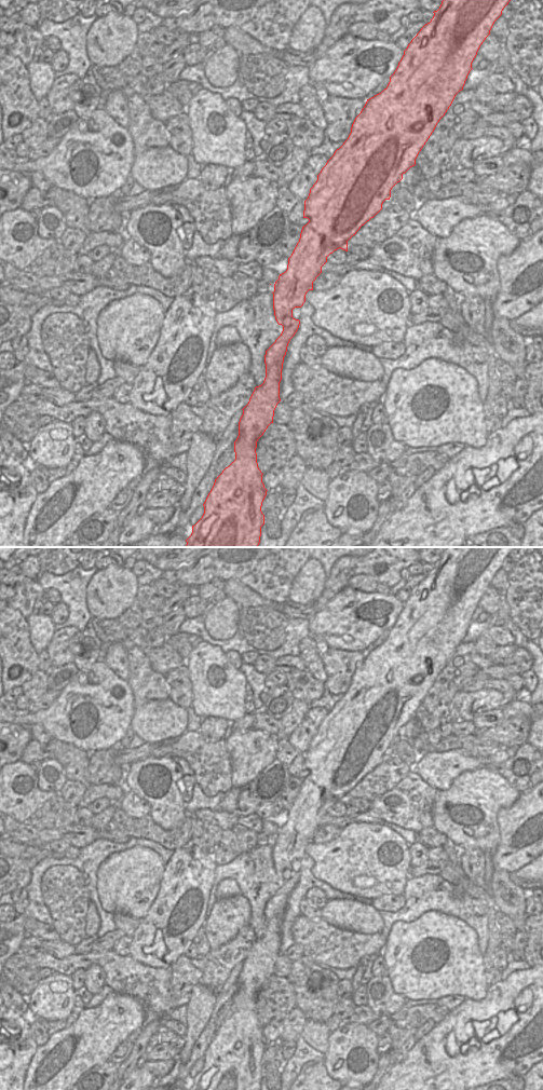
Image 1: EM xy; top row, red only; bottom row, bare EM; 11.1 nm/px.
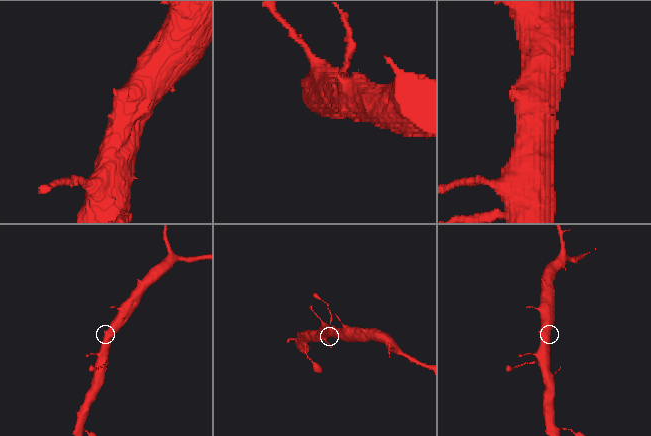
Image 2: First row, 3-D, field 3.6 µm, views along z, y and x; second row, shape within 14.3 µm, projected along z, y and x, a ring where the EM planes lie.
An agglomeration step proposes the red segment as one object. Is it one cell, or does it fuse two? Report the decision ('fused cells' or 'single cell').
single cell

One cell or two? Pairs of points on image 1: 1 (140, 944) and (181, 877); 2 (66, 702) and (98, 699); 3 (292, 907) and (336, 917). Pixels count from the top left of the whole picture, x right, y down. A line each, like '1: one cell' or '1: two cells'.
1: one cell
2: one cell
3: two cells

